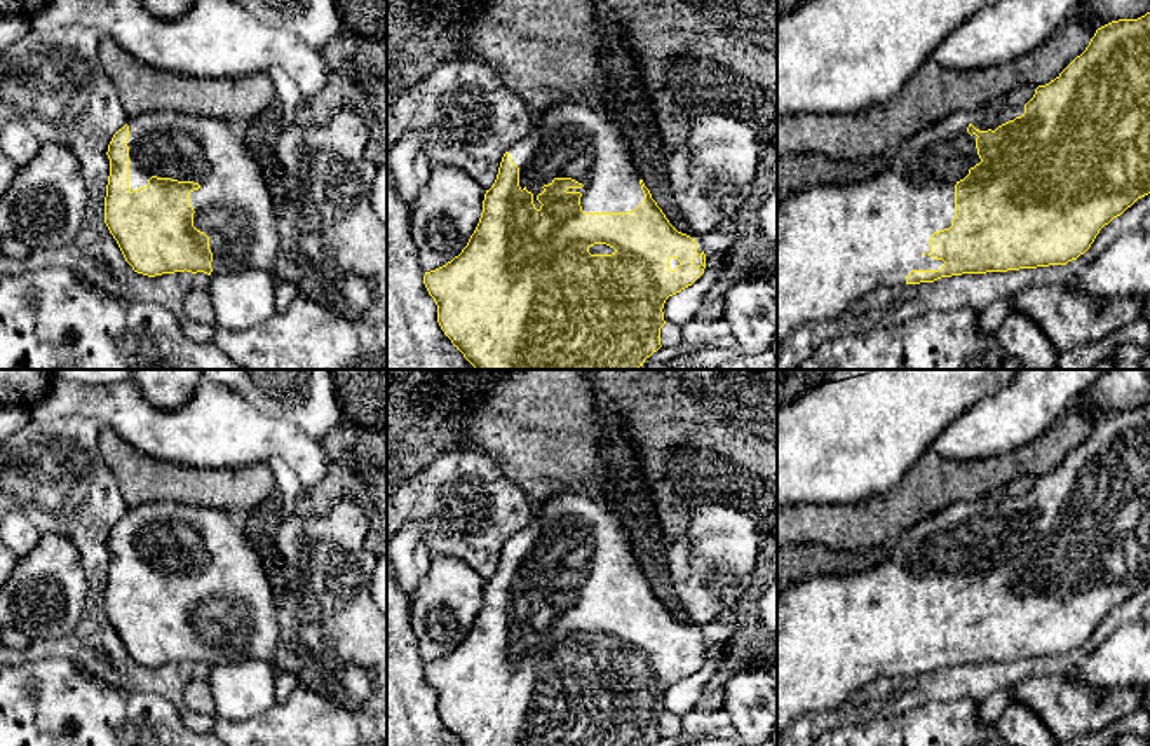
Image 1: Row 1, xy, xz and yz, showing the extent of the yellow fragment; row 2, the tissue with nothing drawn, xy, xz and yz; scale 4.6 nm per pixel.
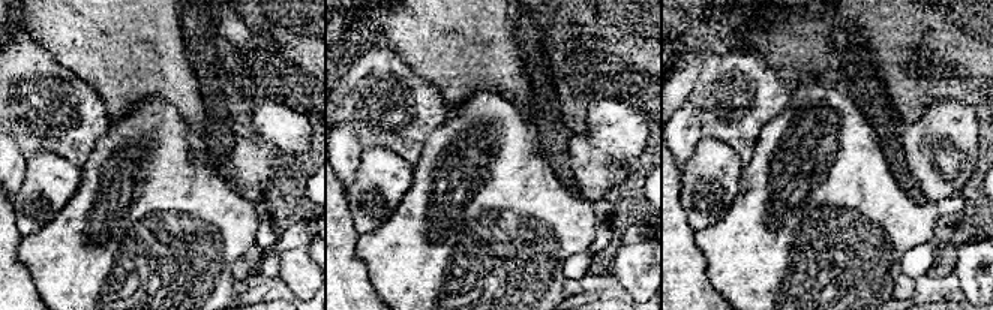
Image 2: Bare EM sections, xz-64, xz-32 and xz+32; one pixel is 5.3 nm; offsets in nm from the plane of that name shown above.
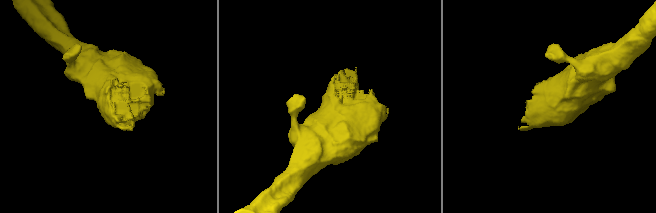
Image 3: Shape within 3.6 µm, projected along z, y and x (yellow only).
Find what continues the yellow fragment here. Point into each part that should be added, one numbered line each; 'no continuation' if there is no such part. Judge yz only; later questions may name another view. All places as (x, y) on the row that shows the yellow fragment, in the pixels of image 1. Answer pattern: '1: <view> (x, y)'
1: yz (835, 243)

